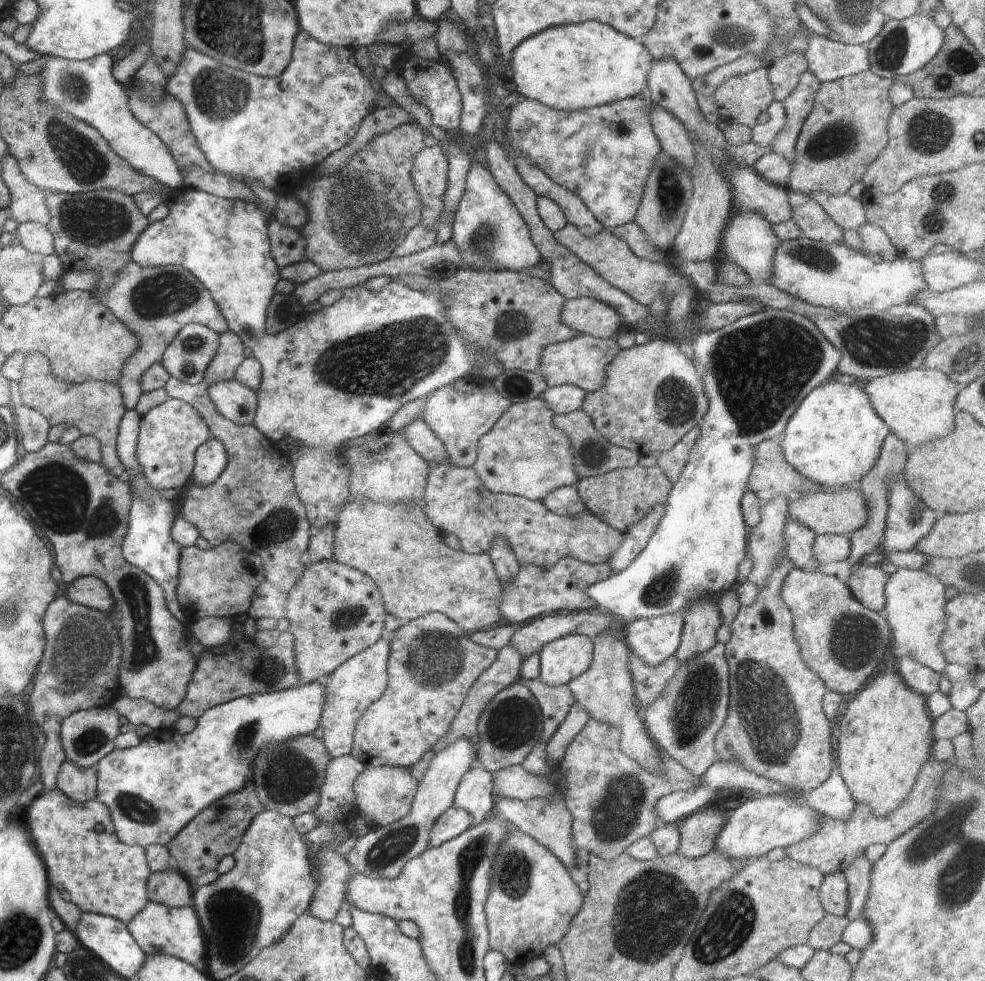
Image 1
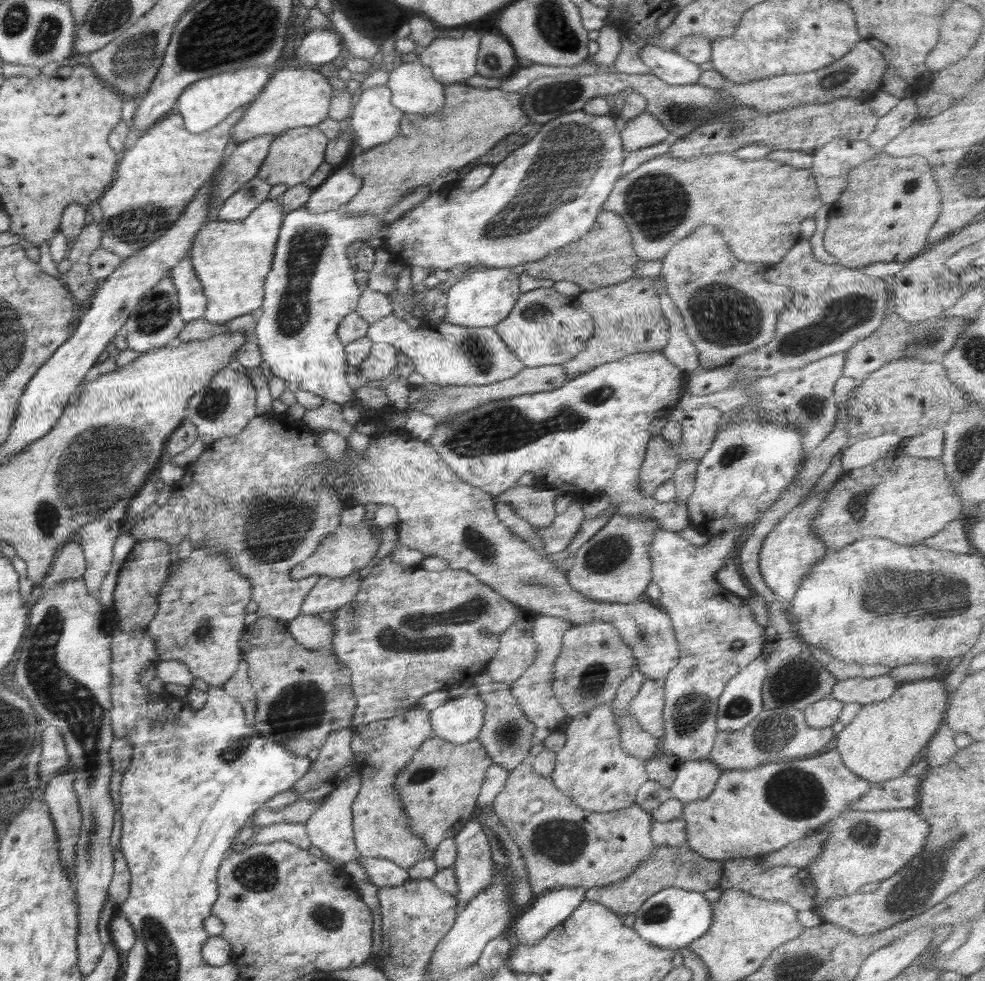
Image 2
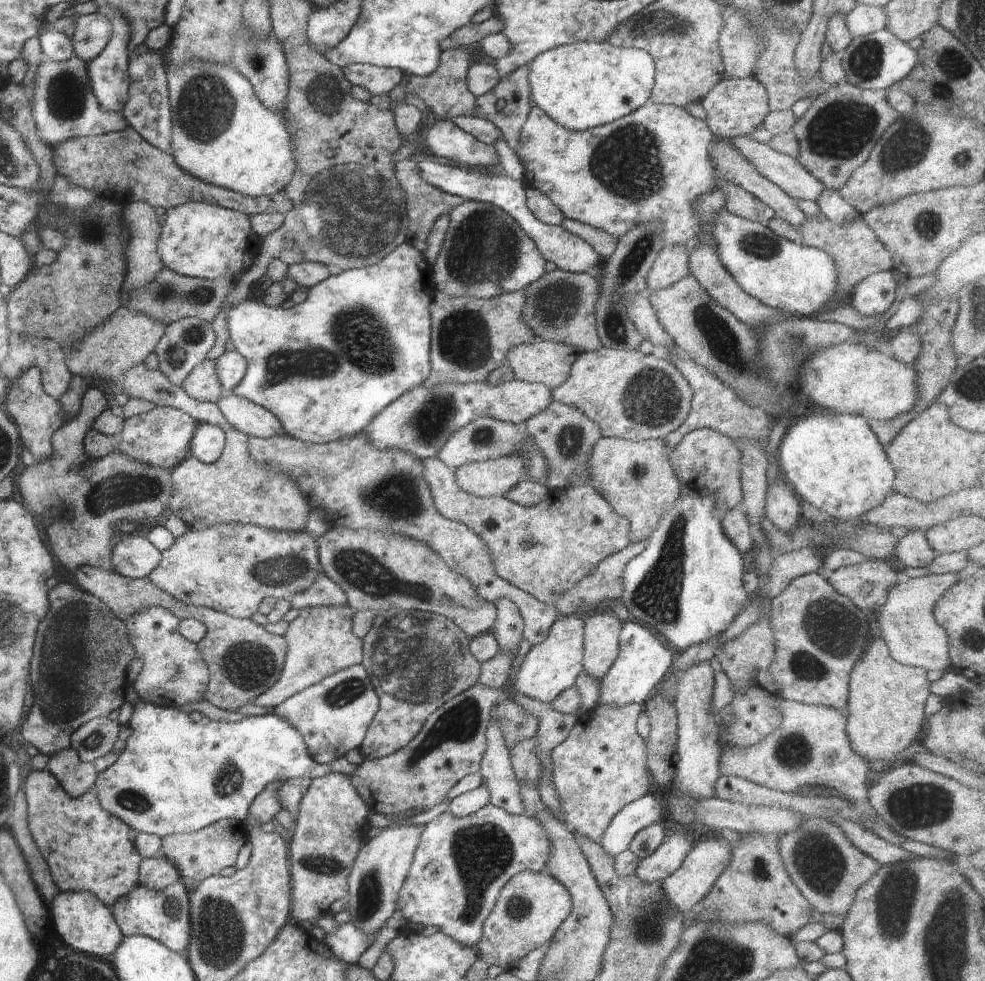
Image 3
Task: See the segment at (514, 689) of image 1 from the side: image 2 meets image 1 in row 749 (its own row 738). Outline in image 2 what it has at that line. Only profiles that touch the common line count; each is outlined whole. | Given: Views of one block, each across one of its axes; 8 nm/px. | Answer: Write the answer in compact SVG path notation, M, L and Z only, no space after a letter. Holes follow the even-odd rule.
M484 666L481 673L474 678L474 686L477 687L479 696L486 703L484 722L477 739L486 749L493 764L504 766L510 773L518 764L531 758L530 748L533 746L534 725L528 720L520 704L512 696L508 683L494 683L488 672L488 666Z

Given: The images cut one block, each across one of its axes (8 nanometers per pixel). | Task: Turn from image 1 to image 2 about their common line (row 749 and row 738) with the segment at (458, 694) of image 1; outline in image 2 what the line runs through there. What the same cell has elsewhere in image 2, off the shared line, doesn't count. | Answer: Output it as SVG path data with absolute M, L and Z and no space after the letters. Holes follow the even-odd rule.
M414 707L389 719L361 725L351 723L350 729L350 744L362 780L352 805L356 849L363 856L386 858L407 869L422 860L430 860L435 851L426 847L424 839L418 834L412 834L408 813L404 811L400 795L394 789L398 772L402 772L422 742L436 737L430 722L430 711Z

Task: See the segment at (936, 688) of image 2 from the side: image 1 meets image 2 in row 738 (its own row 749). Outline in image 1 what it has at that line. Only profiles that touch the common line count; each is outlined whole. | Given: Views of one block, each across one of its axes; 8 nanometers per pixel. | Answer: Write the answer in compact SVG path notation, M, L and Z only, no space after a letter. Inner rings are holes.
M881 672L878 676L875 676L872 682L869 682L855 697L850 700L846 712L839 718L838 730L840 730L840 736L838 736L838 749L836 752L836 763L839 768L840 774L846 783L846 786L850 789L852 798L856 803L869 804L869 808L873 810L875 816L885 817L892 809L895 809L910 792L916 777L918 776L920 767L931 758L931 746L934 744L932 736L933 719L930 717L929 710L927 709L926 696L921 695L914 689L911 689L896 673Z

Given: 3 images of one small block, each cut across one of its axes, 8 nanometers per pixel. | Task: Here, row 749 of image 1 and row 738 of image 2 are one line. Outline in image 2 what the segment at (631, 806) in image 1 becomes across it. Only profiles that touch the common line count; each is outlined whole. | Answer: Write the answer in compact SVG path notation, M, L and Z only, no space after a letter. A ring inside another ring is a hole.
M612 702L573 717L563 730L566 744L556 752L556 766L550 778L560 791L572 797L578 807L590 812L610 812L635 804L638 789L648 780L647 763L622 748L620 731L622 728L612 712Z

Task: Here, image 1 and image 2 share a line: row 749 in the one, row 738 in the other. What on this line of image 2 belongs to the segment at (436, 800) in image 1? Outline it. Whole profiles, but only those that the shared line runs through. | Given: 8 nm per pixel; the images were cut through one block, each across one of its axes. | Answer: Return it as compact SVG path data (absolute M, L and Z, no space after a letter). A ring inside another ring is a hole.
M470 686L460 697L451 698L430 712L430 722L436 736L456 744L476 739L481 731L485 716L485 701L479 696L476 686Z

